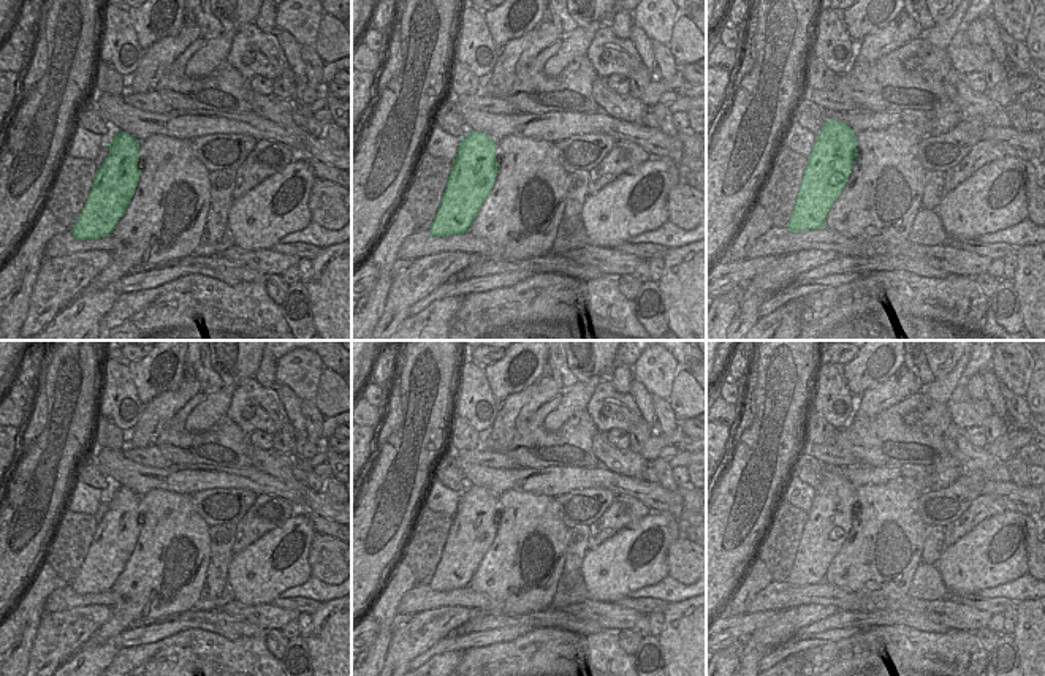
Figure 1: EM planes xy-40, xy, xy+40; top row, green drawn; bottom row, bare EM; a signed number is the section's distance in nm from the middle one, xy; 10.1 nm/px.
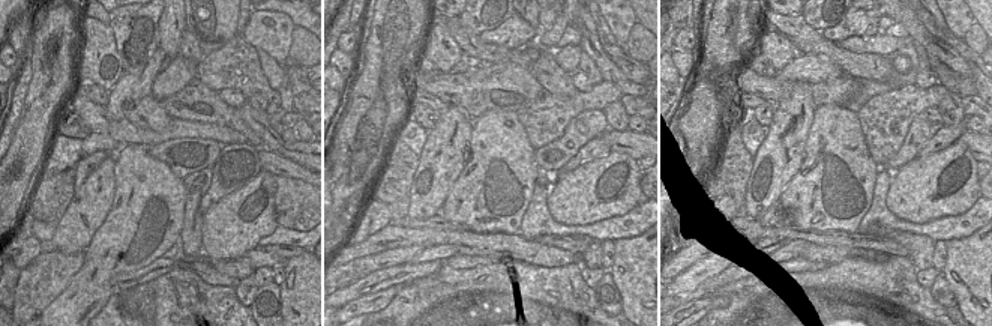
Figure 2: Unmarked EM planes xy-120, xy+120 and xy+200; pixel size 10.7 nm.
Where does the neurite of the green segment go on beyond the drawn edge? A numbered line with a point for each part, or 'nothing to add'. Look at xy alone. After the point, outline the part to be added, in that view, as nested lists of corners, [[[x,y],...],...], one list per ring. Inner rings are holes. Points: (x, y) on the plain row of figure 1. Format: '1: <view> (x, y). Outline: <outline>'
nothing to add

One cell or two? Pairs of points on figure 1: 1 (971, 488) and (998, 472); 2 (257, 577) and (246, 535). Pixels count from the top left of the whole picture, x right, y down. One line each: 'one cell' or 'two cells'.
1: one cell
2: two cells

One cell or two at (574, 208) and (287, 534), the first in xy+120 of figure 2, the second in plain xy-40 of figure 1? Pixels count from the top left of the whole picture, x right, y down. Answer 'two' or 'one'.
one

